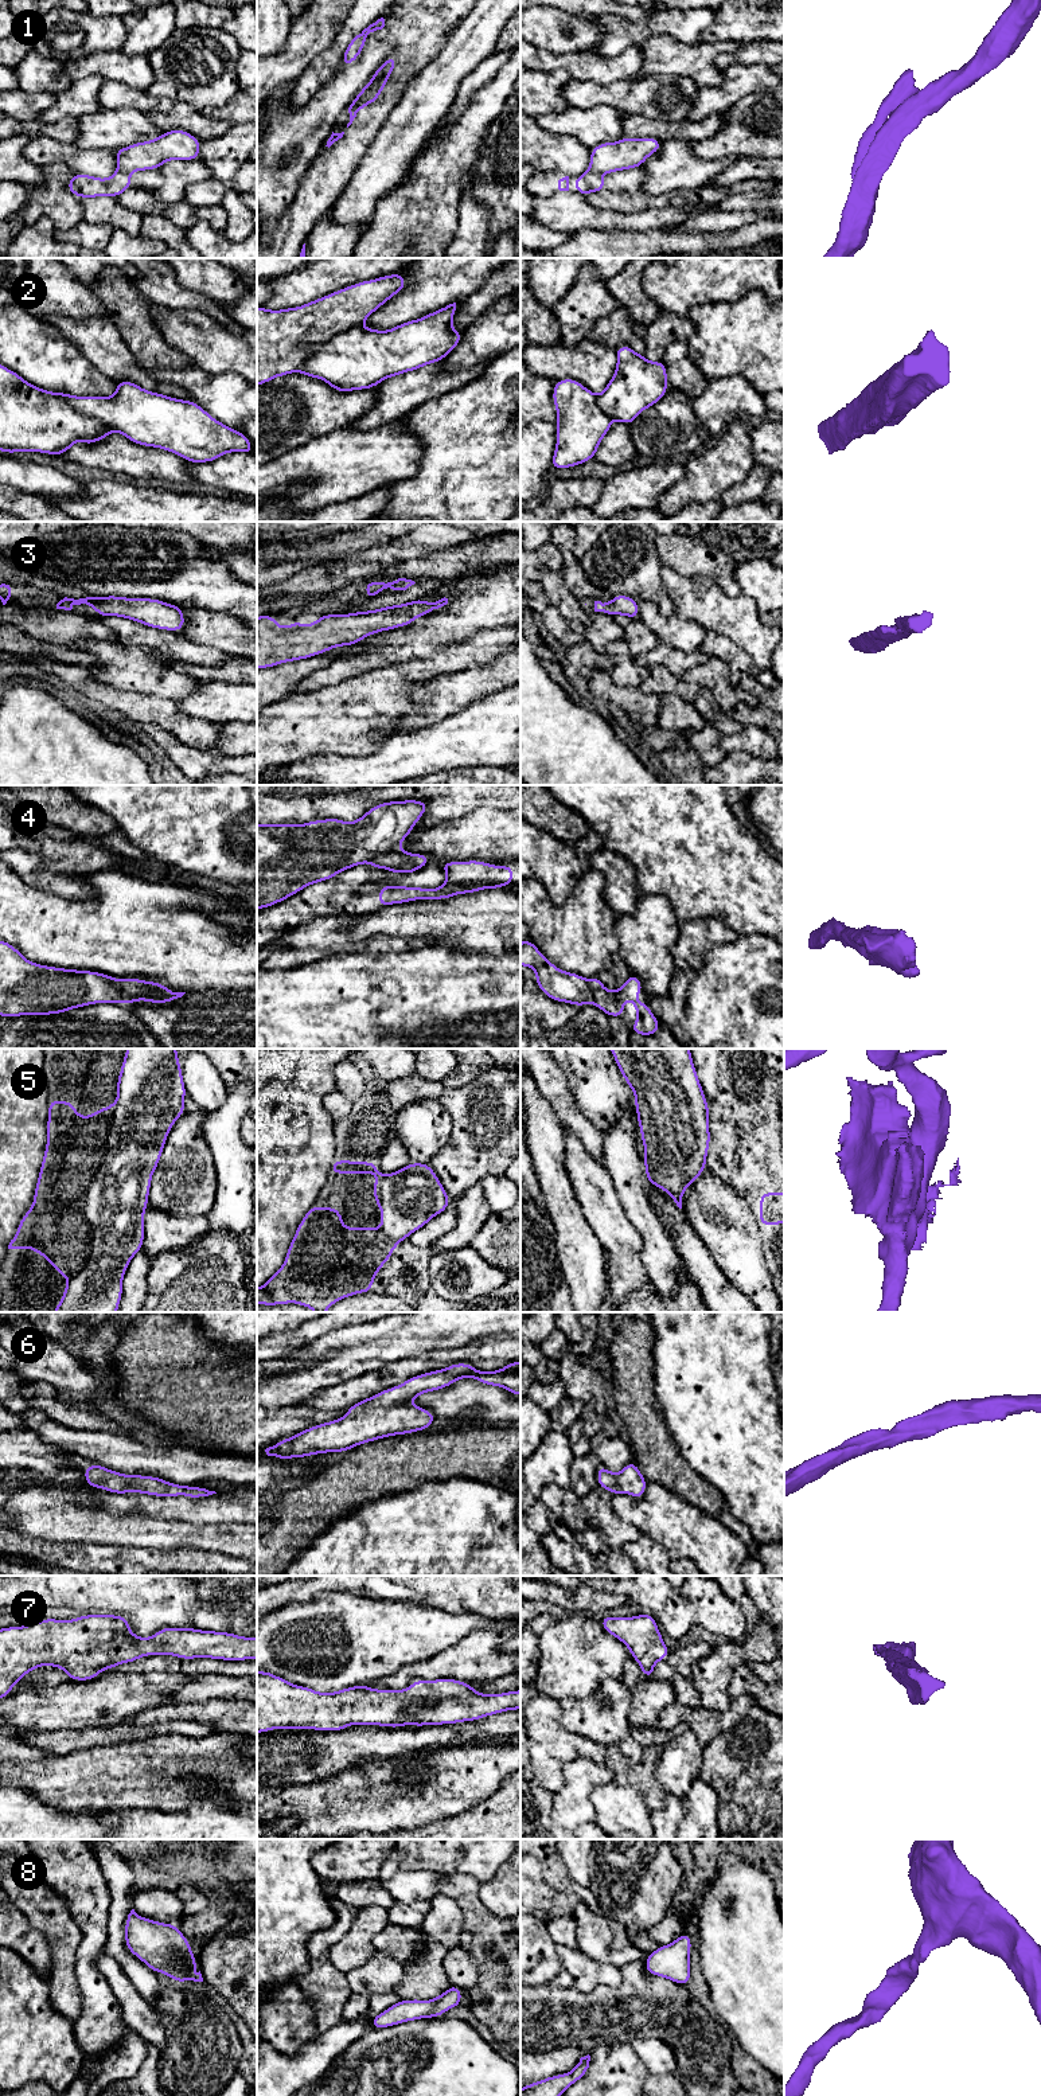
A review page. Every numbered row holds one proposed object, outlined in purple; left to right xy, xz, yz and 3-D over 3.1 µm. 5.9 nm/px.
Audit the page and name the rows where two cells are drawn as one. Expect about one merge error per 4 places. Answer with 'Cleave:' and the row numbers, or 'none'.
Cleave: 1, 2, 4

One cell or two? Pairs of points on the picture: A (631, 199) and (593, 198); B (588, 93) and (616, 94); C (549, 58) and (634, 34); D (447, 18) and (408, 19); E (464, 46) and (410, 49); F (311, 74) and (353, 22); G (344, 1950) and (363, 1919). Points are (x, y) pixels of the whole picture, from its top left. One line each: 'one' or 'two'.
A: one
B: one
C: two
D: one
E: two
F: one
G: one

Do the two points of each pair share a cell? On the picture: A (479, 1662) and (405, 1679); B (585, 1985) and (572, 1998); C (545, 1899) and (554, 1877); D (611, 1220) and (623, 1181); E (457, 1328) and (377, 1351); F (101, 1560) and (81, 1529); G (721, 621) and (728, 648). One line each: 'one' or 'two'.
A: one
B: two
C: two
D: two
E: one
F: two
G: two

